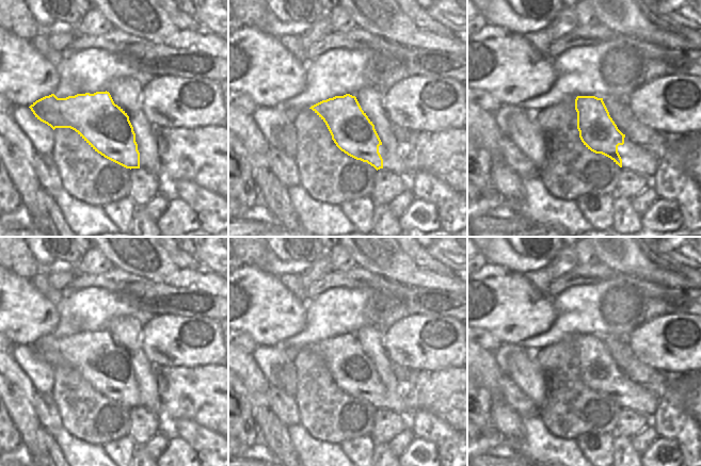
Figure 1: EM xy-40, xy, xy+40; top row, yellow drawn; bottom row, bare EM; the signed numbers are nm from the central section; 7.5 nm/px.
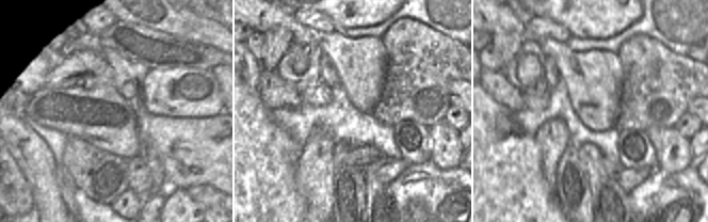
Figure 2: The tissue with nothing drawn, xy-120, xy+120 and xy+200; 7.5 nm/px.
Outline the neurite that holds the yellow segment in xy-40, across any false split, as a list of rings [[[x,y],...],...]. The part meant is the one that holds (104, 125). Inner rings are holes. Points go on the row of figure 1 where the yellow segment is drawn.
[[[109,92],[66,98],[51,94],[29,108],[53,130],[70,128],[105,158],[126,168],[140,168],[140,152],[129,116],[114,103]]]

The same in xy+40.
[[[577,96],[577,129],[584,145],[595,154],[610,158],[622,167],[618,146],[624,144],[623,134],[612,120],[603,101],[595,96]]]

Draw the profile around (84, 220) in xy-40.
[[[63,188],[52,197],[76,237],[95,237],[96,235],[120,232],[101,207],[87,205],[75,198]]]

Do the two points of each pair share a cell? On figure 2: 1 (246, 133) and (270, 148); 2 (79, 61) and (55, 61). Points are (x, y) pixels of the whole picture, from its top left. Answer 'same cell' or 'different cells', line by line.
1: same cell
2: different cells

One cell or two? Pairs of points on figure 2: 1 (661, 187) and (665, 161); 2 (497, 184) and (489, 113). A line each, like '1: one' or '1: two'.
1: two
2: one

